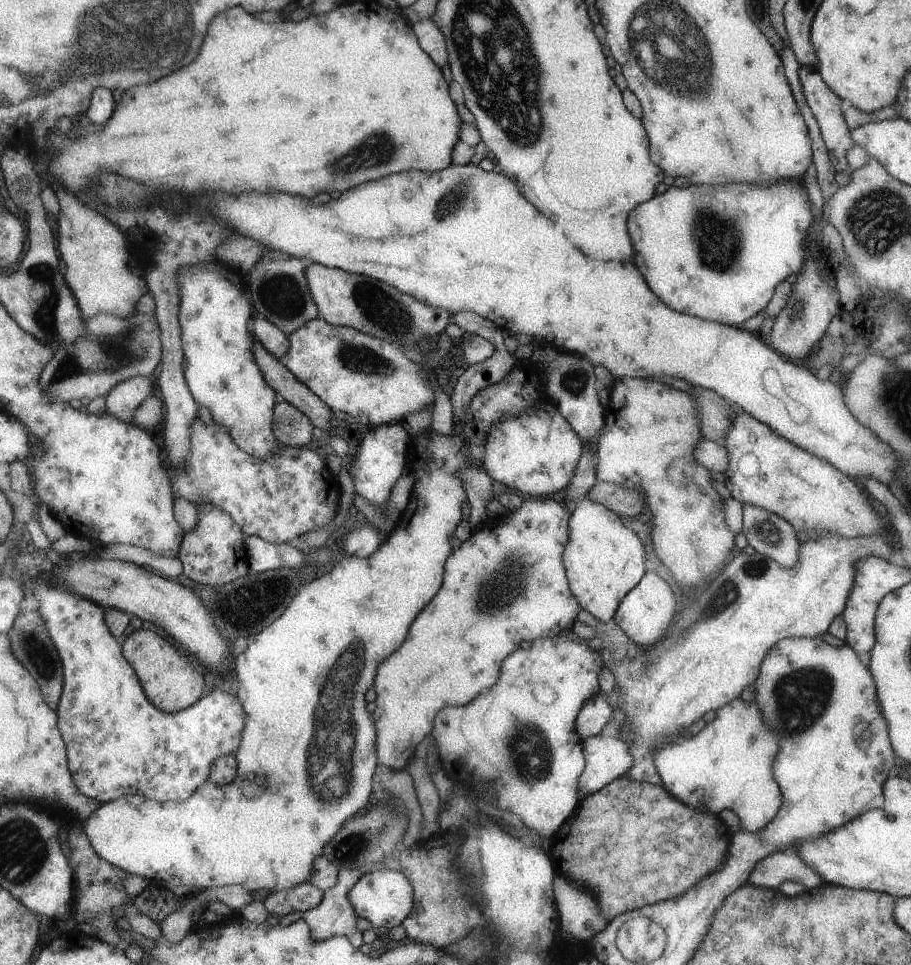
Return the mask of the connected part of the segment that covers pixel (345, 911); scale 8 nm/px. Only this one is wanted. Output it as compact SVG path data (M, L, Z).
M340 868L337 873L335 886L323 891L321 902L315 908L310 908L303 912L290 912L280 917L278 924L287 926L292 922L303 920L305 924L309 925L311 940L319 940L321 942L321 940L329 940L329 938L334 936L345 936L345 938L349 939L352 948L361 948L361 931L356 928L357 914L353 910L352 904L349 903L348 892L365 873L359 868Z

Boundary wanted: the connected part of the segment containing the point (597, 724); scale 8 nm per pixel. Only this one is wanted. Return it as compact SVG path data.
M605 696L589 698L577 713L575 730L582 740L591 735L599 735L610 716L611 707L607 704Z

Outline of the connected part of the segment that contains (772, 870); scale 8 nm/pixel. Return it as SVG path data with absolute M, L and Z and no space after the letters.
M793 848L779 850L761 858L752 873L749 874L747 884L777 890L783 881L799 882L807 891L822 883L819 874L807 866Z

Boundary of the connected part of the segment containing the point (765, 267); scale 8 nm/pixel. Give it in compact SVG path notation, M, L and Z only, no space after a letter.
M787 180L787 182L775 182L771 186L759 186L759 184L719 184L719 186L689 185L687 188L674 187L667 188L663 194L657 194L657 198L651 198L649 202L643 202L633 210L633 218L629 218L629 234L633 234L633 246L637 246L637 258L635 266L645 274L645 282L649 282L649 288L653 294L661 299L671 310L688 314L707 321L718 322L723 325L736 325L743 320L751 318L753 315L765 308L769 298L773 296L773 288L785 280L789 274L797 275L803 266L803 242L807 238L807 230L811 224L811 202L807 196L807 190L803 188L801 180Z

